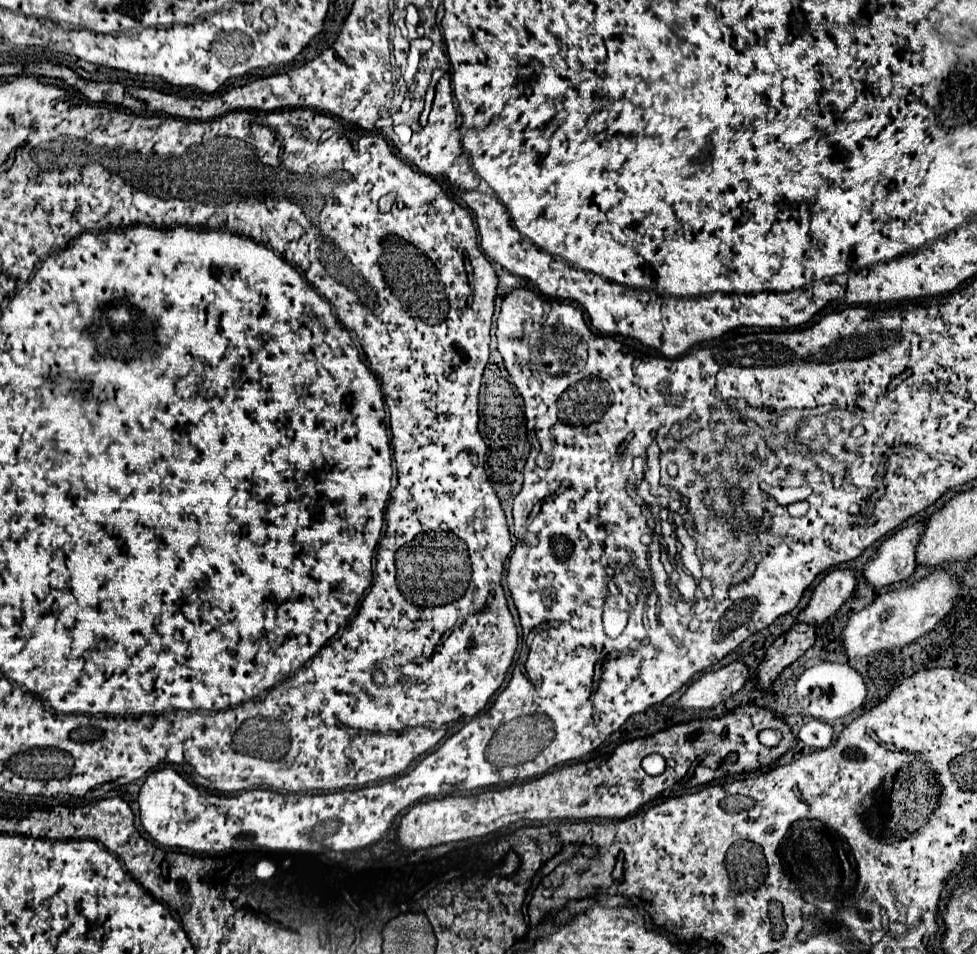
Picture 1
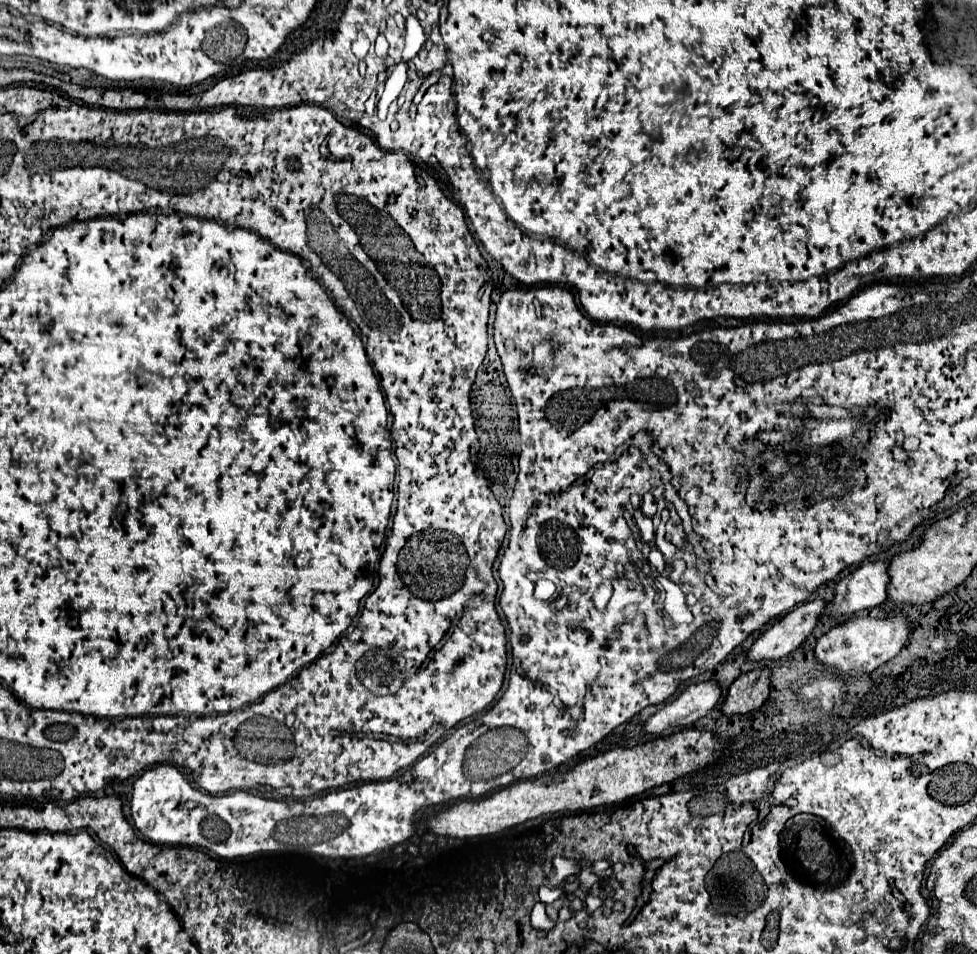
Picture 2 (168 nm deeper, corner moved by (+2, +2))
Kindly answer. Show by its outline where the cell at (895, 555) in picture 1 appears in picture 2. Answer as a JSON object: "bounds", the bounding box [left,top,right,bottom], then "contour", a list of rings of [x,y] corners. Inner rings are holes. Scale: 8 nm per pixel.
{"bounds":[825,562,889,614],"contour":[[[889,562],[861,564],[853,574],[845,576],[837,588],[835,598],[827,604],[825,614],[851,614],[863,608],[873,608],[887,600]]]}

